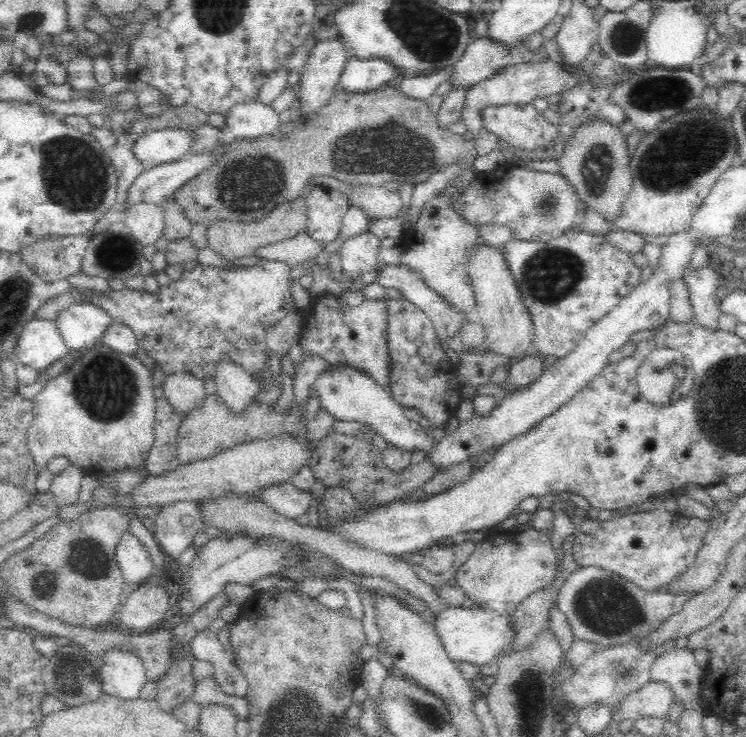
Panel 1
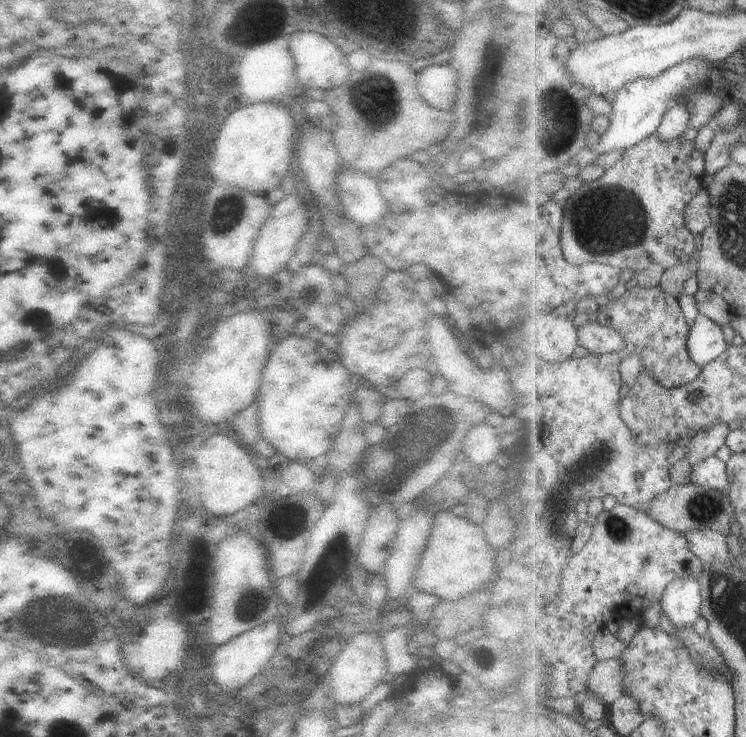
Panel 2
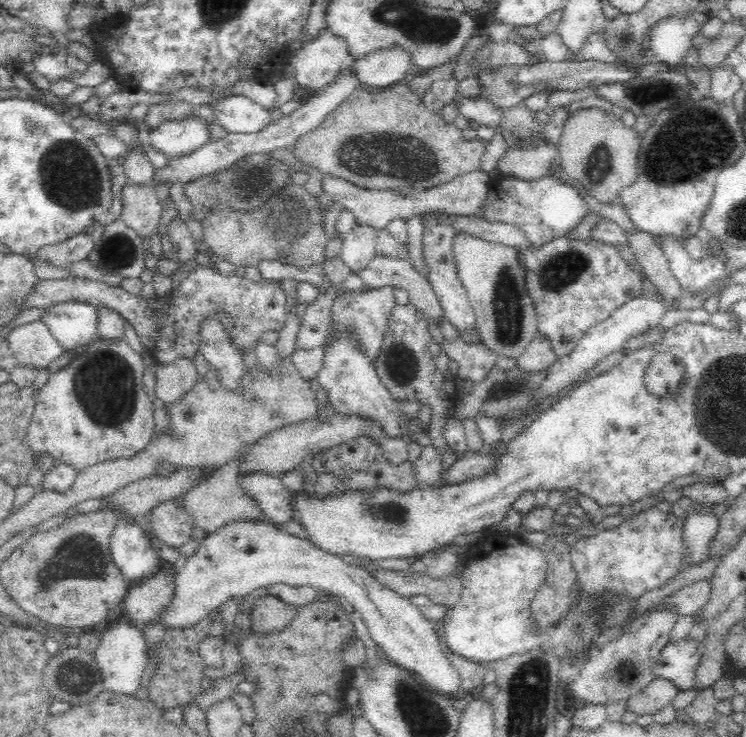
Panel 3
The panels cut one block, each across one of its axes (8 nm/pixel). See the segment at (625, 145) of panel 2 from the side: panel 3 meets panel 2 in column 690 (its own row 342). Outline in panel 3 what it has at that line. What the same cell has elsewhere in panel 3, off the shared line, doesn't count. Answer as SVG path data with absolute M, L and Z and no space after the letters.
M68 301L50 307L50 310L44 316L43 322L48 324L48 329L52 331L52 335L56 337L56 340L65 350L76 348L82 351L89 343L98 339L100 312L87 303Z

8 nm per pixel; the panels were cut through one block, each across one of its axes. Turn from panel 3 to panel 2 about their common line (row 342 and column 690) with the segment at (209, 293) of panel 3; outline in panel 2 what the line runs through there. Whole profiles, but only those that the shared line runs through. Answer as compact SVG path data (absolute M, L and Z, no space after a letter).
M652 135L650 138L643 140L642 143L635 147L629 148L621 159L610 167L605 173L592 184L579 184L563 193L565 203L565 219L563 224L563 251L569 261L575 265L583 265L584 263L606 263L619 269L633 269L636 274L646 270L652 264L661 264L666 270L677 267L678 265L689 262L694 252L700 252L700 248L696 247L696 236L688 228L686 210L692 199L702 191L704 186L703 178L707 175L707 156L697 146L695 141L688 140L684 135L673 141L663 141L658 135Z

